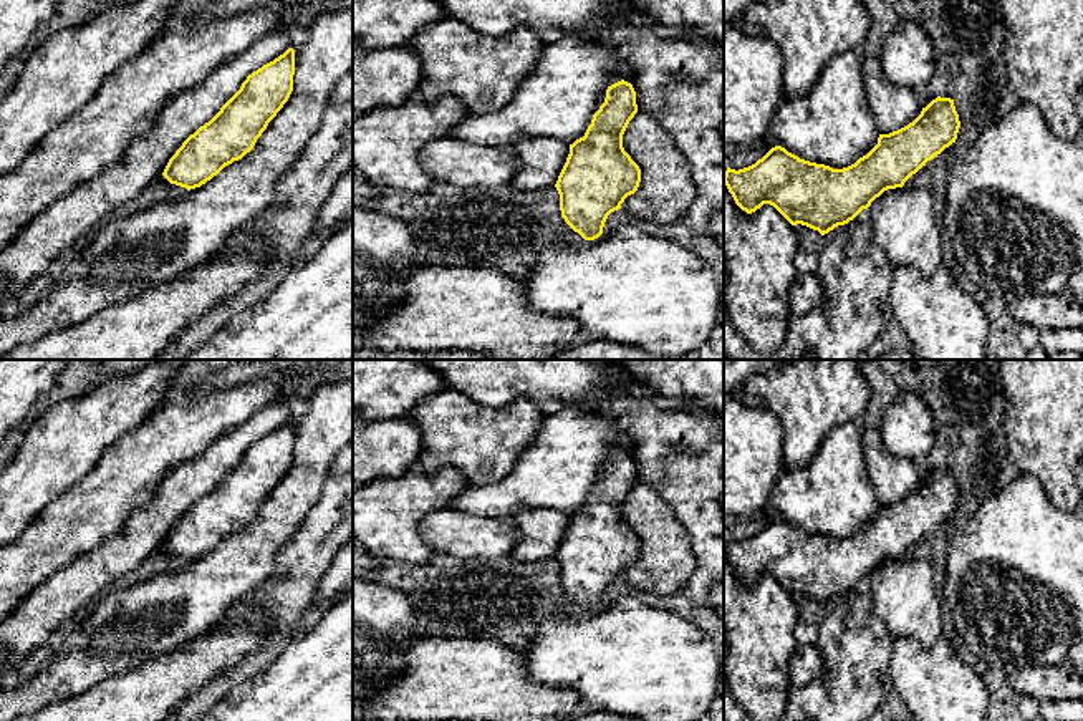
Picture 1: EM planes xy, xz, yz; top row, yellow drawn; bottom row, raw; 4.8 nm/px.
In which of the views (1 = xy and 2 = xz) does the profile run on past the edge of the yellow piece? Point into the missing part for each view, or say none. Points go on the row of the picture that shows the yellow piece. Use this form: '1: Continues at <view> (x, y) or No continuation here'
1: No continuation here
2: No continuation here

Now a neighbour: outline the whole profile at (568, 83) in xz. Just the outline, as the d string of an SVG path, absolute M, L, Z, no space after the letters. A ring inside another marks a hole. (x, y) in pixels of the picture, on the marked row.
M565 35L561 40L543 46L533 70L505 106L493 113L469 114L449 138L497 148L510 148L533 138L551 138L573 144L585 136L593 114L604 103L606 90L621 80L633 83L633 70L608 50L604 40Z

